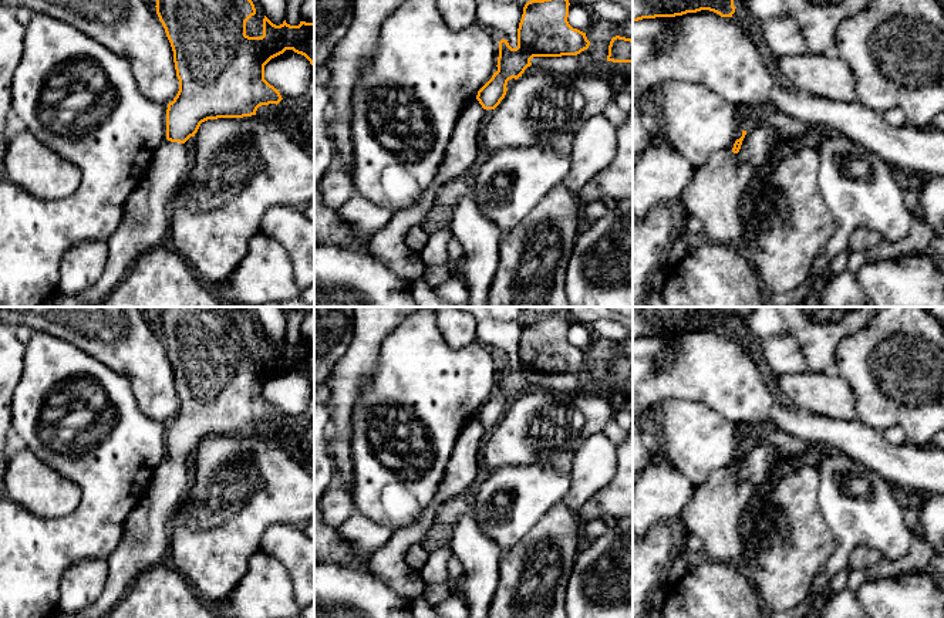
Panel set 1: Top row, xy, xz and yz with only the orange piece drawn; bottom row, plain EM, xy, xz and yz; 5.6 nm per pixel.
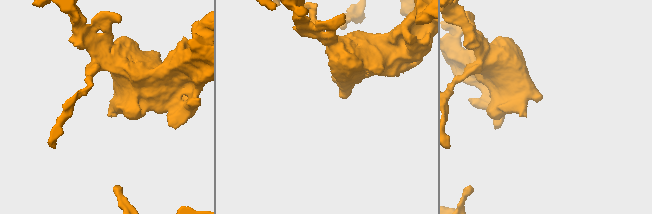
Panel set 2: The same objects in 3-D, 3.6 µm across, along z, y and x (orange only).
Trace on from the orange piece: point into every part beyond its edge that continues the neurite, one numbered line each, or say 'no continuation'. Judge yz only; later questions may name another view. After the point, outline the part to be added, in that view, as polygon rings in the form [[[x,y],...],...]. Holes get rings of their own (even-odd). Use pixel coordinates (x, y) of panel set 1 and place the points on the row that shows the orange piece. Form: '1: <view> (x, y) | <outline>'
no continuation

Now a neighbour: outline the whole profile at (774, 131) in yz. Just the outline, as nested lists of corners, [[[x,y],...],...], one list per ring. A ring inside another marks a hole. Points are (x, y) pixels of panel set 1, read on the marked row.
[[[765,111],[746,131],[741,149],[735,153],[736,163],[753,168],[772,163],[783,149],[796,146],[803,135],[815,129],[783,112]]]

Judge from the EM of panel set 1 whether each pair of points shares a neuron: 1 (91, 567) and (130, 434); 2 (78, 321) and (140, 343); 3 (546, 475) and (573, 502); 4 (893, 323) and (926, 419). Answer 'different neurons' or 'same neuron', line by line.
1: different neurons
2: same neuron
3: different neurons
4: same neuron

